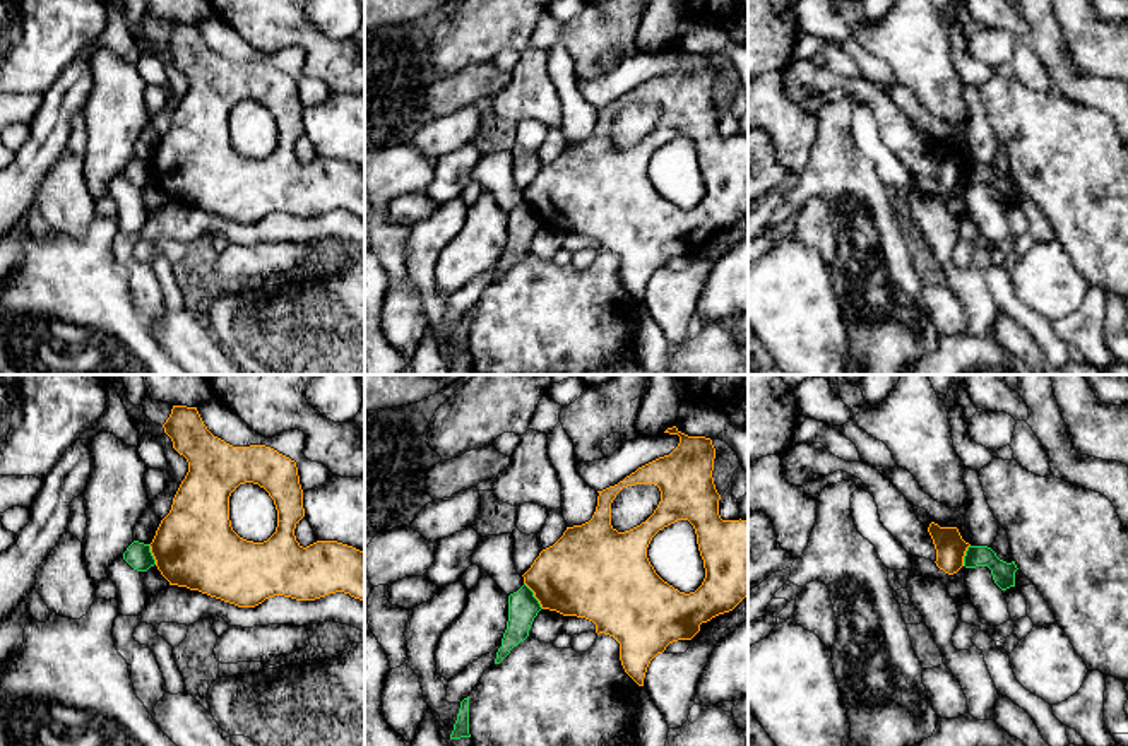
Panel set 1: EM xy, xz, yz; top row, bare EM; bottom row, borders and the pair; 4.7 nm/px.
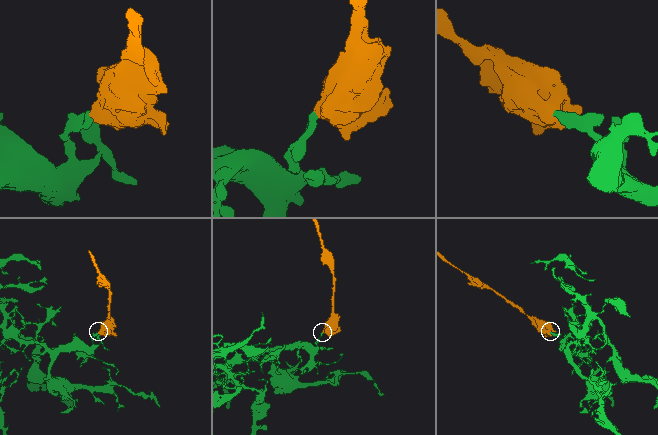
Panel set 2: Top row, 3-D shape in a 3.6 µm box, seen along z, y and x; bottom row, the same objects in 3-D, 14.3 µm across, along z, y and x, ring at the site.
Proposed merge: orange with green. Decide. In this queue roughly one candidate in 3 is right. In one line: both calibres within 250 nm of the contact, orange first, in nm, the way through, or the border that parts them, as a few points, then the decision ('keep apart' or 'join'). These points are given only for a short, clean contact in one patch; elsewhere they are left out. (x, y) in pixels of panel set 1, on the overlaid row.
400 nm thick on the orange side, 140 nm on the other; border along xz (524, 582), (543, 608); keep apart

